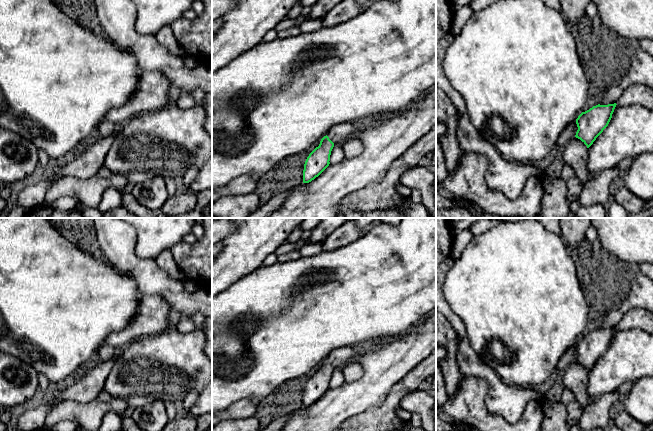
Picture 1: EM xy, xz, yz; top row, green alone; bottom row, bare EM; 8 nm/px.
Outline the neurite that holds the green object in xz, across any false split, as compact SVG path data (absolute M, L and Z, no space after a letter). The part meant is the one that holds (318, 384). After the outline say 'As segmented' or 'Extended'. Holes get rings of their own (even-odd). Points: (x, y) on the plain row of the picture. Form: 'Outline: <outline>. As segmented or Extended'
Outline: M344 347L331 352L321 363L319 370L307 381L303 394L303 407L309 407L318 401L329 390L334 369L354 362L357 355L358 350L353 347Z. Extended

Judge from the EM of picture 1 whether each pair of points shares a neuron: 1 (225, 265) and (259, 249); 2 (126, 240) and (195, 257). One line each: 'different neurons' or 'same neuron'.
1: same neuron
2: different neurons

